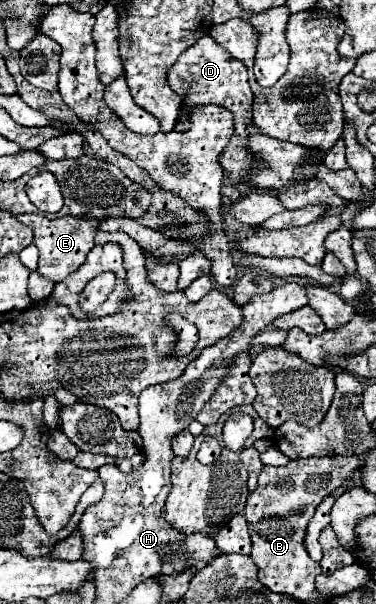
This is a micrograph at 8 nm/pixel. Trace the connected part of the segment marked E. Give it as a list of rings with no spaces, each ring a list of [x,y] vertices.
[[[20,214],[18,220],[32,228],[34,232],[34,244],[40,250],[40,264],[38,264],[38,274],[46,276],[48,280],[62,282],[68,274],[76,272],[80,264],[86,262],[88,252],[94,246],[94,236],[100,220],[78,220],[74,216],[58,218],[58,220],[48,220],[46,216],[36,216],[36,214]]]

